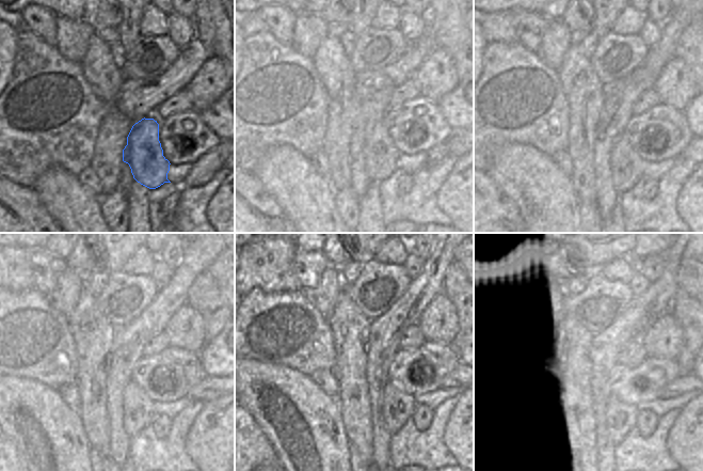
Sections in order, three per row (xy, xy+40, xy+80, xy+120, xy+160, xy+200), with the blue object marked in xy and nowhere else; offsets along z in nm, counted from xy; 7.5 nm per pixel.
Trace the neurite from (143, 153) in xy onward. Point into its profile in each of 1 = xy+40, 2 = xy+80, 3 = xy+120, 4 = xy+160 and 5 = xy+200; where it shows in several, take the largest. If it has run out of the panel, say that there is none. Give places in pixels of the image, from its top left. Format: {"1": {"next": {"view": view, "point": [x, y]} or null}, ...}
{"1": {"next": {"view": "xy+40", "point": [381, 155]}}, "2": {"next": {"view": "xy+80", "point": [624, 163]}}, "3": {"next": {"view": "xy+120", "point": [138, 408]}}, "4": {"next": {"view": "xy+160", "point": [377, 408]}}, "5": {"next": {"view": "xy+200", "point": [614, 409]}}}

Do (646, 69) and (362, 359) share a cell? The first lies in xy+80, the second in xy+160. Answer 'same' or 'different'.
same

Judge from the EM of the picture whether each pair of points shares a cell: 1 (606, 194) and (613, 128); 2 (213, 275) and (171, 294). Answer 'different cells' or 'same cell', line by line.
1: same cell
2: different cells

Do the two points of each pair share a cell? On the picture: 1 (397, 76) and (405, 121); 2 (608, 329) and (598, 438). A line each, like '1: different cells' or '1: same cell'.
1: different cells
2: same cell

